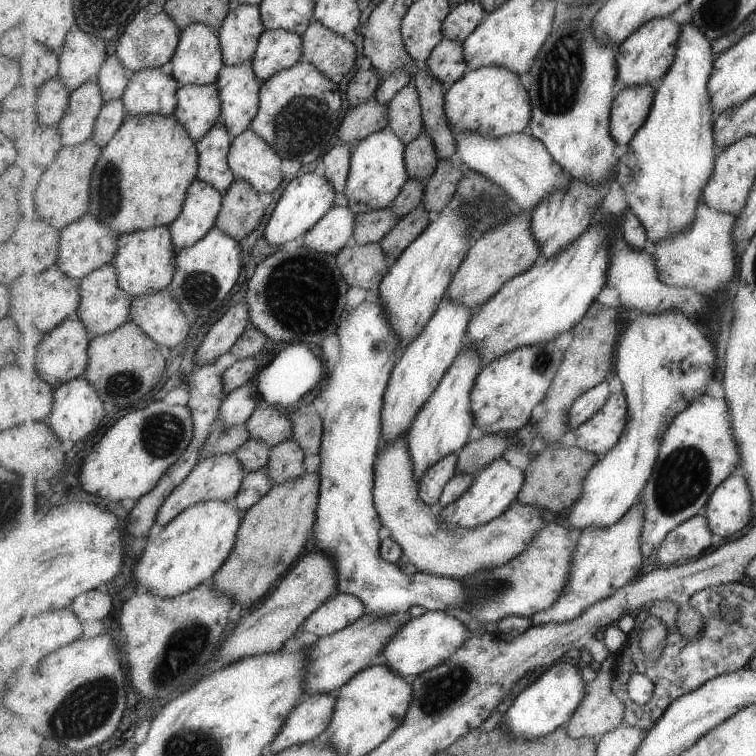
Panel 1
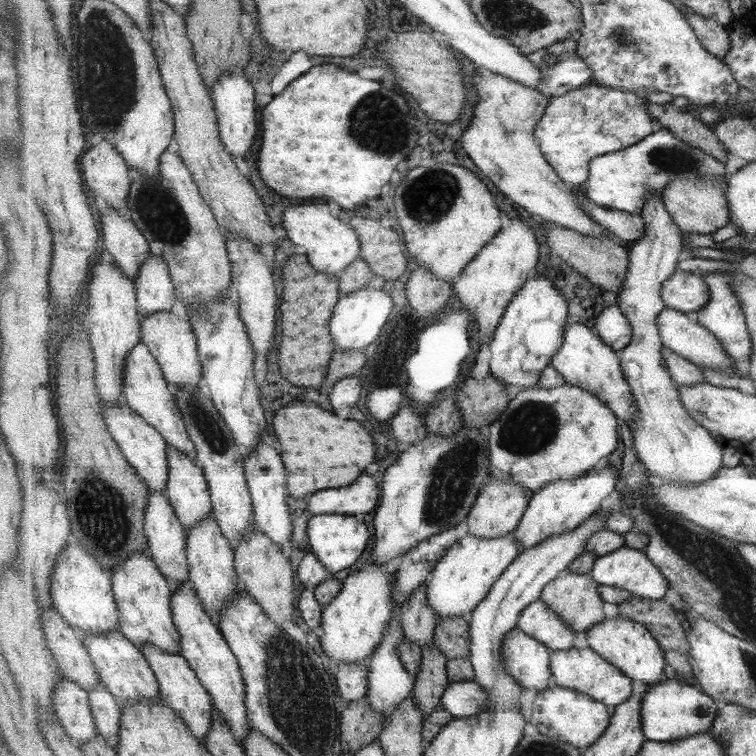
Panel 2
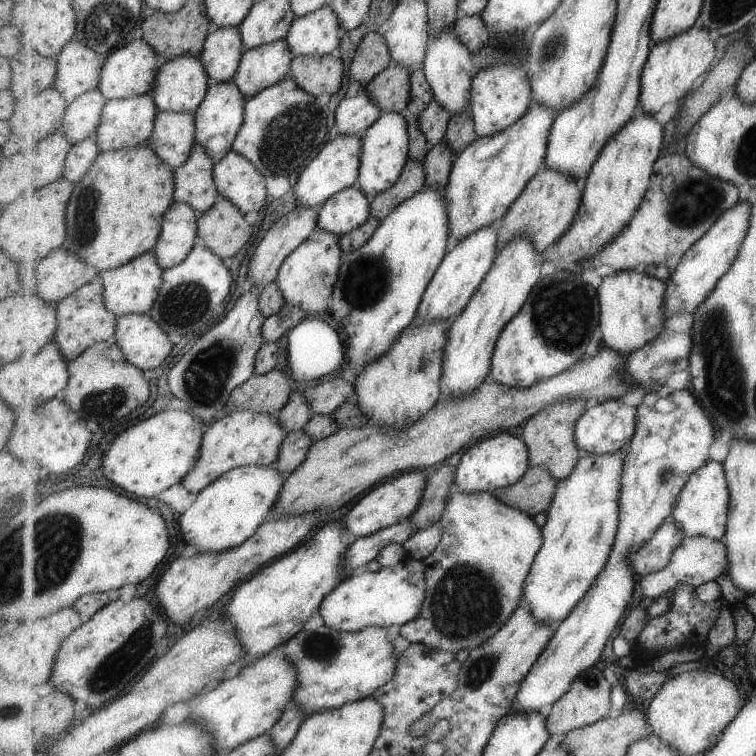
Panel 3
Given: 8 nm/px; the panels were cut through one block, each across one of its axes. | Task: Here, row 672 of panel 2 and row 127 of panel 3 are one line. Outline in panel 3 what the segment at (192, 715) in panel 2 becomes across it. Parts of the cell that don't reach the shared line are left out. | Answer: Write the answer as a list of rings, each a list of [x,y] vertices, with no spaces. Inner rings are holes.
[[[159,111],[156,128],[147,142],[174,170],[183,166],[196,146],[196,116],[192,112]]]

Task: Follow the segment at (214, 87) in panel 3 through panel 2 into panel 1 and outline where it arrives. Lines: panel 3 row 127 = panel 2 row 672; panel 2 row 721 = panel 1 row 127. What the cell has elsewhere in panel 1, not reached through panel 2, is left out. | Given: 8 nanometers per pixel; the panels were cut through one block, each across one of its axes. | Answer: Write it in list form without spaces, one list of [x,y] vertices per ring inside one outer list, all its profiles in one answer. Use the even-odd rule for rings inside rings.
[[[251,63],[226,65],[216,86],[222,101],[223,123],[233,138],[252,127],[260,110],[260,89],[263,82],[256,76]]]

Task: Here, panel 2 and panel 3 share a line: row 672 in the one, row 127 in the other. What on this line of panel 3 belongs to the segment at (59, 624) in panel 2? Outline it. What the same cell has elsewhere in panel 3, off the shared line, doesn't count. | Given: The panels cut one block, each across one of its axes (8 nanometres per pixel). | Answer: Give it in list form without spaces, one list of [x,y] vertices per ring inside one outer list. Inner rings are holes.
[[[97,87],[69,104],[62,130],[74,145],[96,134],[102,123],[102,112],[107,101],[108,98]]]

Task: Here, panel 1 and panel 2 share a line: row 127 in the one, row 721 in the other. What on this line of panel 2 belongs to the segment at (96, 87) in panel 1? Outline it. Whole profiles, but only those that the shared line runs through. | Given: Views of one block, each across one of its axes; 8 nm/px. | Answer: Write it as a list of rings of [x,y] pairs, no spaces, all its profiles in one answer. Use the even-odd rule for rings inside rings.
[[[64,675],[55,690],[56,716],[69,737],[79,745],[98,738],[100,733],[90,704],[90,692]]]

